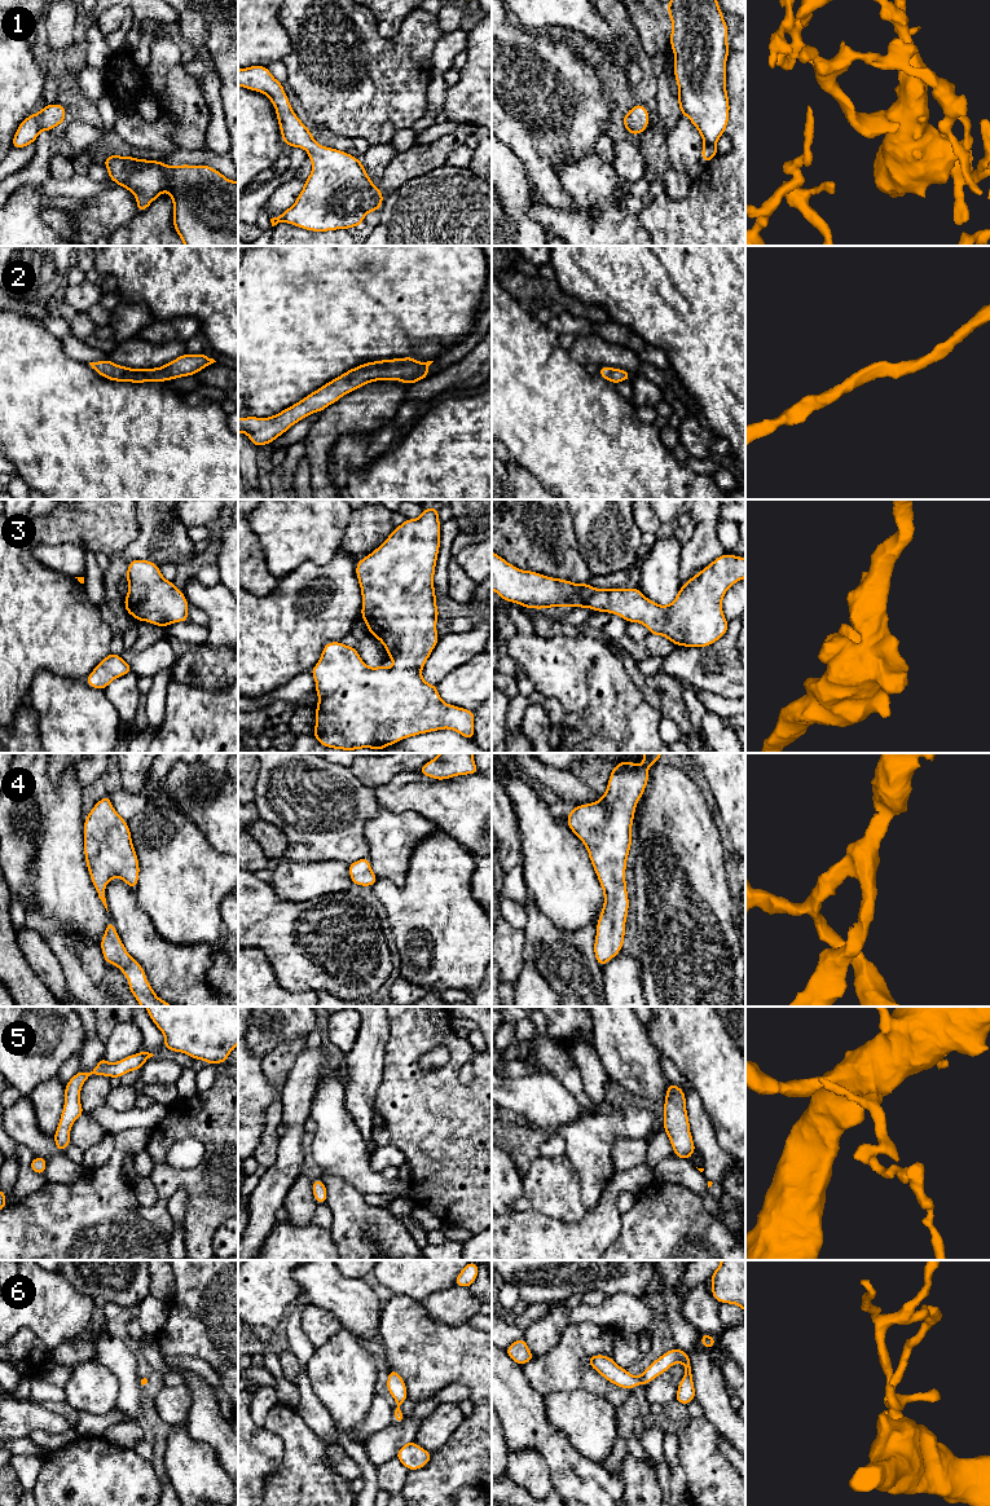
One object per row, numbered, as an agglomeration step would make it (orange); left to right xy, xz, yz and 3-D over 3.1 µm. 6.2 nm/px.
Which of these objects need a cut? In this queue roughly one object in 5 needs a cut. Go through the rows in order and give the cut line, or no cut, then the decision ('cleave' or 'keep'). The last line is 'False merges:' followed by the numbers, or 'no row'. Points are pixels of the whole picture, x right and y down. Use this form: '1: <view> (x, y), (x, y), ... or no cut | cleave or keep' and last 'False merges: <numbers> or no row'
1: no cut | keep
2: no cut | keep
3: no cut | keep
4: no cut | keep
5: no cut | keep
6: no cut | keep
False merges: no row

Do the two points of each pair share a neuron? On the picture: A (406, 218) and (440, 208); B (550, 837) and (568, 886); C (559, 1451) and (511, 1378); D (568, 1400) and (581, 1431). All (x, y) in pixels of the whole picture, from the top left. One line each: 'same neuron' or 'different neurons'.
A: same neuron
B: same neuron
C: same neuron
D: same neuron

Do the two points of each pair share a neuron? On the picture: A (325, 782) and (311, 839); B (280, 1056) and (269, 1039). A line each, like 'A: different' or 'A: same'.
A: same
B: different

